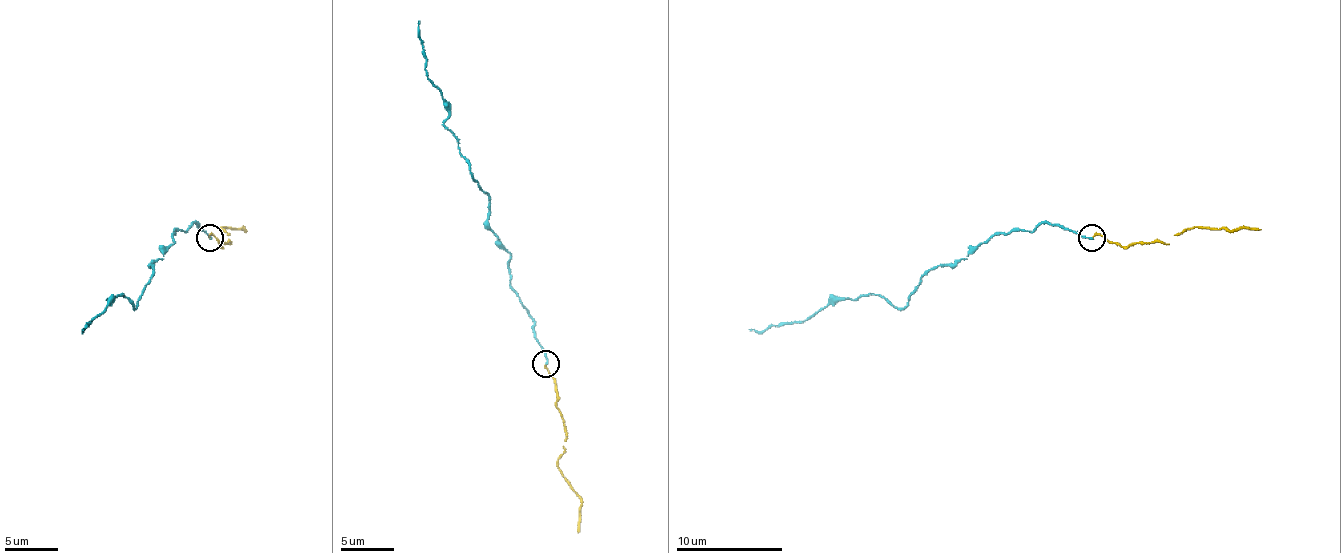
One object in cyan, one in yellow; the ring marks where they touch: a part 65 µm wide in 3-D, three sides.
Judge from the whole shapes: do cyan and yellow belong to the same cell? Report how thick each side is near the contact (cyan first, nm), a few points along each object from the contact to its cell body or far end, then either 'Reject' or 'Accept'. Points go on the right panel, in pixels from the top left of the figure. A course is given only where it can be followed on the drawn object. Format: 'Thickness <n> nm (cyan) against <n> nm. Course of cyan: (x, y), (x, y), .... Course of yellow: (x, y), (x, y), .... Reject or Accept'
Thickness 150 nm (cyan) against 130 nm. Course of cyan: (1092, 237), (1044, 223), (997, 231), (951, 266), (933, 266), (901, 308), (858, 295), (805, 322), (749, 330). Course of yellow: (1092, 237), (1100, 234), (1124, 247), (1148, 242), (1169, 245), (1175, 234), (1196, 226), (1260, 229). Accept

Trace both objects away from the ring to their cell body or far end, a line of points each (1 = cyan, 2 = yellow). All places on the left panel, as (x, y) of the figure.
1: (209, 237), (196, 223), (174, 231), (135, 308), (124, 295), (113, 295), (84, 330)
2: (209, 237), (212, 234), (220, 247), (228, 245), (222, 226), (241, 229)

